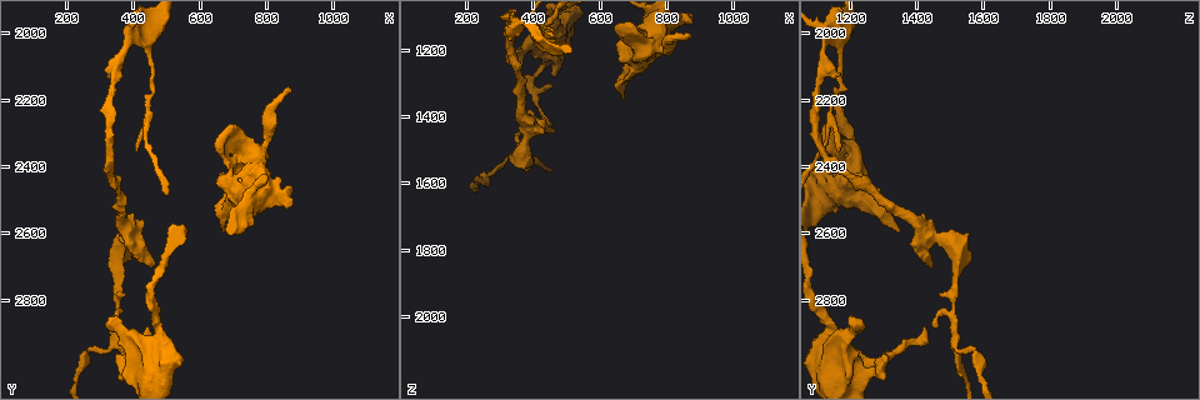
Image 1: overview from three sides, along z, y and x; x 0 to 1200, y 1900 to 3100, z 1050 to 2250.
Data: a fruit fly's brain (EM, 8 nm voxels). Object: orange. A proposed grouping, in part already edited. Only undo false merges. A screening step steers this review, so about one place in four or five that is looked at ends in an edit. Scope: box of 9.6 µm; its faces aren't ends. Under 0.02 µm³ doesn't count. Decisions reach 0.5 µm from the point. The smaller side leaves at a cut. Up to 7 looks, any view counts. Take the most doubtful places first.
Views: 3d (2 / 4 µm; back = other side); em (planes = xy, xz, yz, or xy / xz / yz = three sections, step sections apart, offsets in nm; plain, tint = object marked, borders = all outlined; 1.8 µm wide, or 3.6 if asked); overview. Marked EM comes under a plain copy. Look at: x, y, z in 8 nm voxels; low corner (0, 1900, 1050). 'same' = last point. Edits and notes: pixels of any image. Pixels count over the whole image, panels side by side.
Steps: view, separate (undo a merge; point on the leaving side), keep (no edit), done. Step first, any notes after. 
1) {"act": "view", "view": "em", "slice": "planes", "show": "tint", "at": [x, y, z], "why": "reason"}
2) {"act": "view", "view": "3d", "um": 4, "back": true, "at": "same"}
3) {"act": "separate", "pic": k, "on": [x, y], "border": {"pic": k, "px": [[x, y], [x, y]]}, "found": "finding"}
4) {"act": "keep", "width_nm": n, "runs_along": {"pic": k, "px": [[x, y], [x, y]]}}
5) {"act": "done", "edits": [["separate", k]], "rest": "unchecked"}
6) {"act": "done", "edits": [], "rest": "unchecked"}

{"act": "view", "view": "3d", "um": 4, "back": true, "at": [400, 1990, 1140], "why": "small branch off a trunk"}

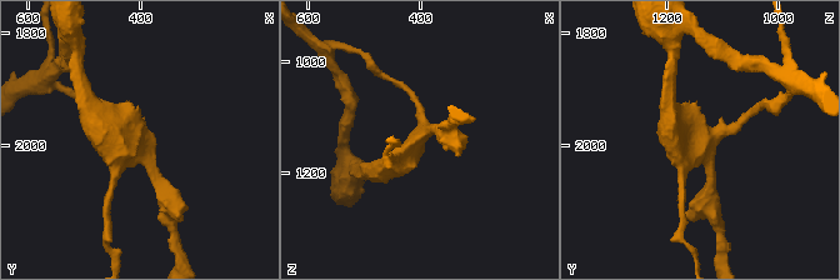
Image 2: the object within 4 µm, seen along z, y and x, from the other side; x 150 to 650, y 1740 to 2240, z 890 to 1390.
{"act": "view", "view": "em", "slice": "planes", "show": "tint", "at": [405, 1990, 1140], "why": "now the EM"}

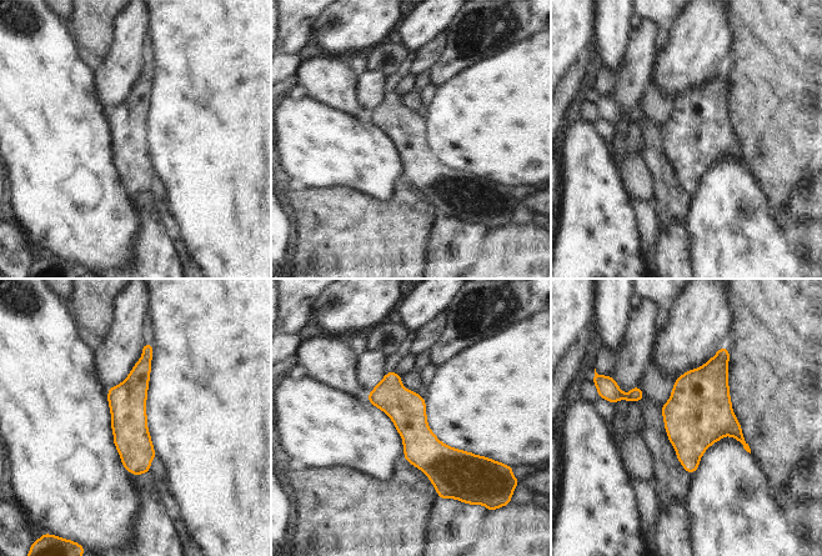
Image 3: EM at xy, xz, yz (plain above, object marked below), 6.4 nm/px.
{"act": "keep", "runs_along": {"pic": 3, "px": [[149, 347], [134, 389], [135, 471]]}, "found": "all the same neuron"}

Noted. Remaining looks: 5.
{"act": "view", "view": "em", "um": 3.6, "slice": "xz", "step": 16, "show": "tint", "at": [450, 3020, 1200], "why": "abrupt turn"}

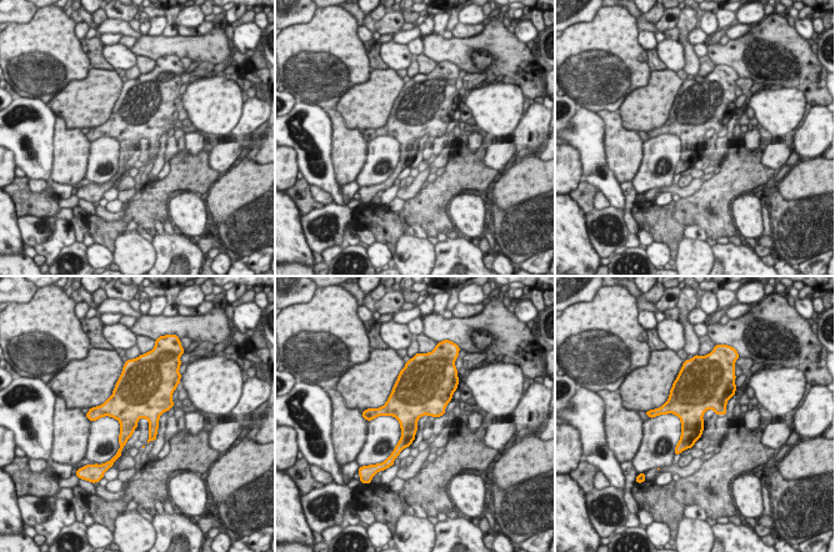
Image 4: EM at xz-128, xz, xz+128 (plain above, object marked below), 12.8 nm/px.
{"act": "view", "view": "em", "um": 3.6, "slice": "planes", "show": "tint", "at": "same", "why": "another direction"}

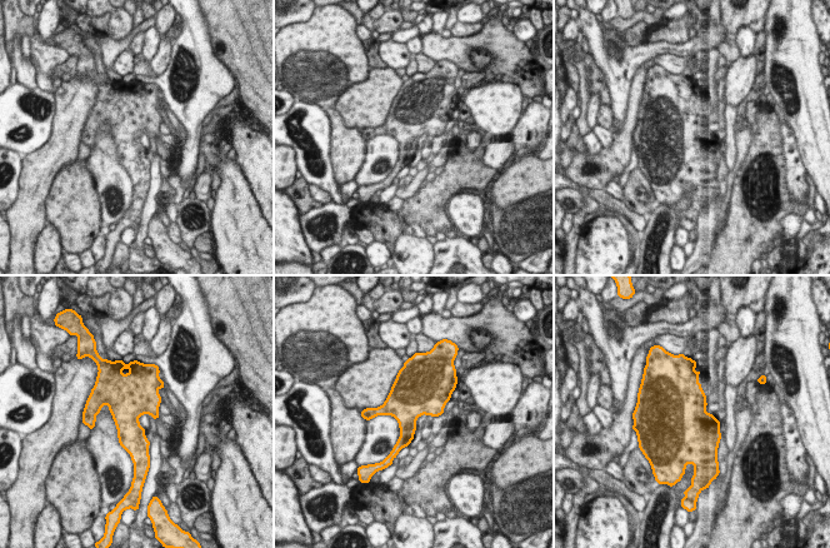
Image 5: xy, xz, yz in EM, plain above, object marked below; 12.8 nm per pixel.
{"act": "keep", "found": "one neuron here"}

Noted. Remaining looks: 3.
{"act": "view", "view": "em", "slice": "planes", "show": "tint", "at": [760, 2390, 1170], "why": "four or more arms meet"}

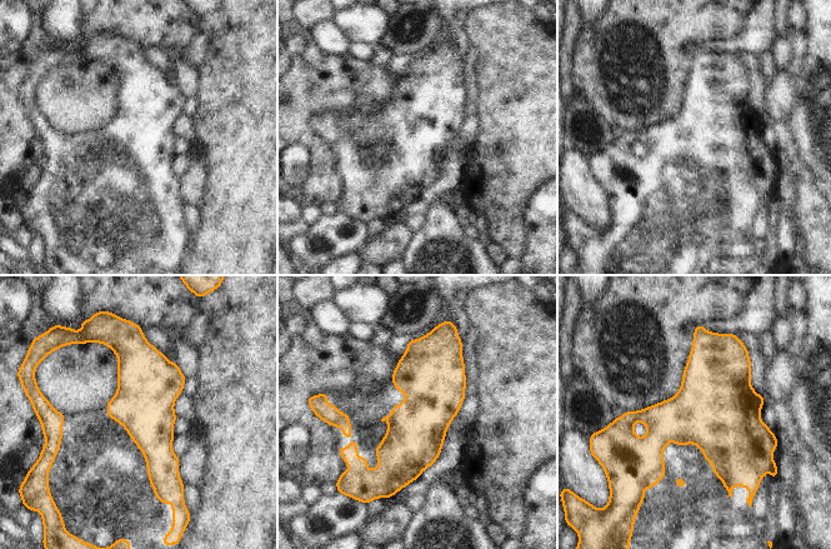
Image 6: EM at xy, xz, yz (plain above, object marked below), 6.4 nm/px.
{"act": "keep", "found": "one neuron here"}

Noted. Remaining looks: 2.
{"act": "done", "edits": [], "rest": "unchecked"}

